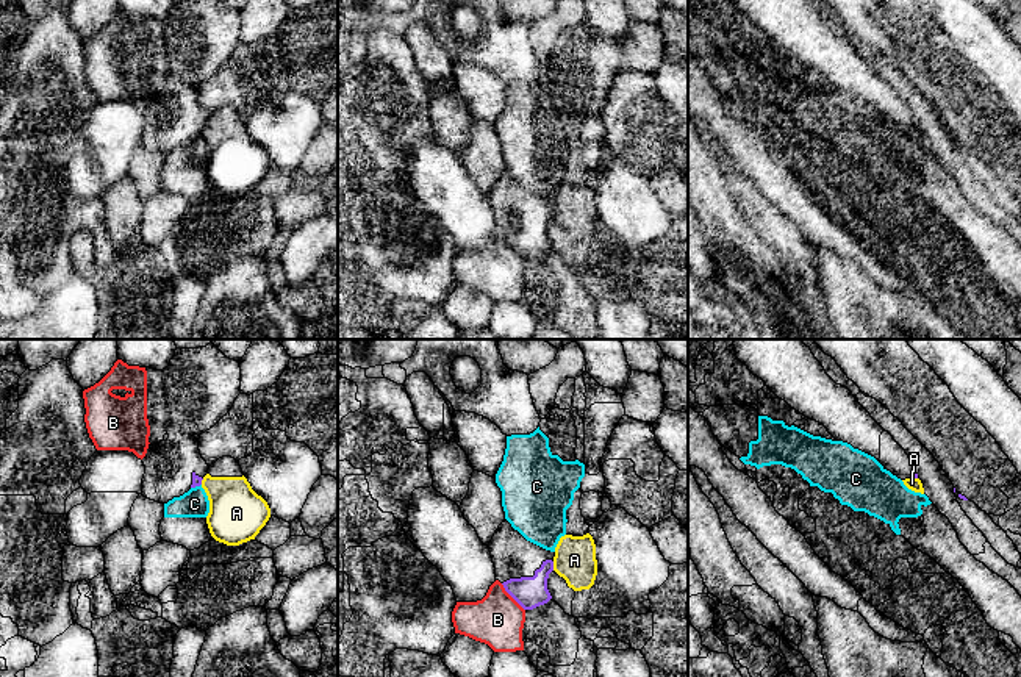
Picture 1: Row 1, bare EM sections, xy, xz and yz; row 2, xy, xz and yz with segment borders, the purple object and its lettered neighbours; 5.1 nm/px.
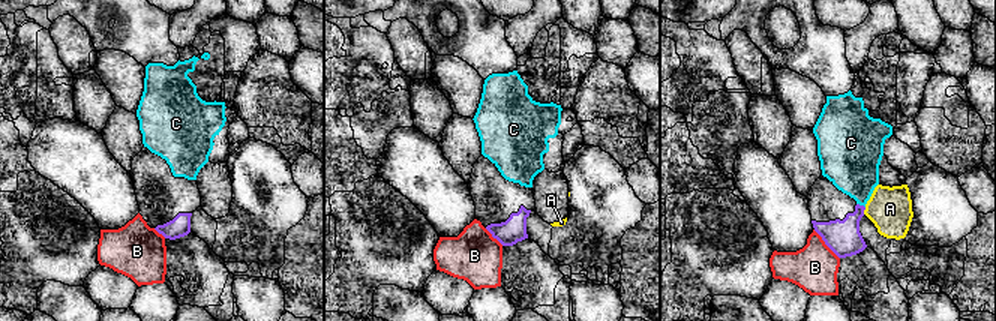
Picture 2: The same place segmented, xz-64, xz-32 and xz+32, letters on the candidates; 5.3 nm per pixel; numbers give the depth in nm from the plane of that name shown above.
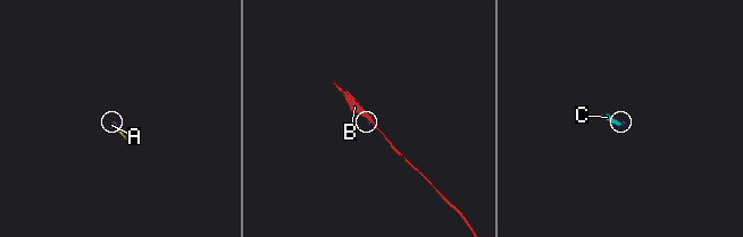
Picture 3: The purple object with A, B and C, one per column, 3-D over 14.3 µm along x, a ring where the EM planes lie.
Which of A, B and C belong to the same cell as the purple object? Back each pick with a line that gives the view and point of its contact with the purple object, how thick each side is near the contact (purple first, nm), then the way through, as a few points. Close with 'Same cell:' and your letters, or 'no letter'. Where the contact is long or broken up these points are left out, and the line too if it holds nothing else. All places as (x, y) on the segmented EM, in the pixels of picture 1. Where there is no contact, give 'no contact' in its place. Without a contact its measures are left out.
Same cell: no letter

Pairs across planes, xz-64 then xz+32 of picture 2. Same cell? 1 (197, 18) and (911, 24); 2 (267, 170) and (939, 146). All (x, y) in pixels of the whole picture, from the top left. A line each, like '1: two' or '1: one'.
1: two
2: two

